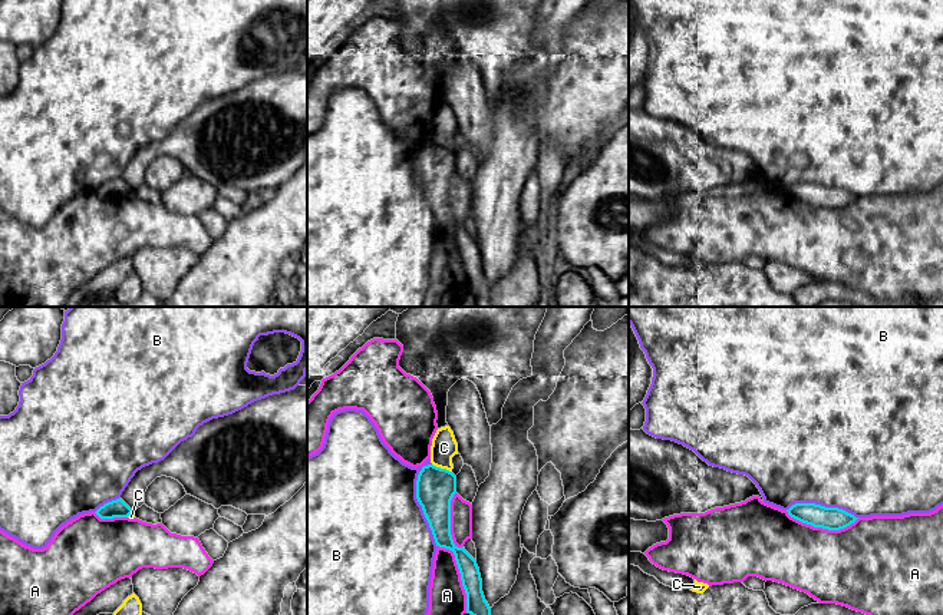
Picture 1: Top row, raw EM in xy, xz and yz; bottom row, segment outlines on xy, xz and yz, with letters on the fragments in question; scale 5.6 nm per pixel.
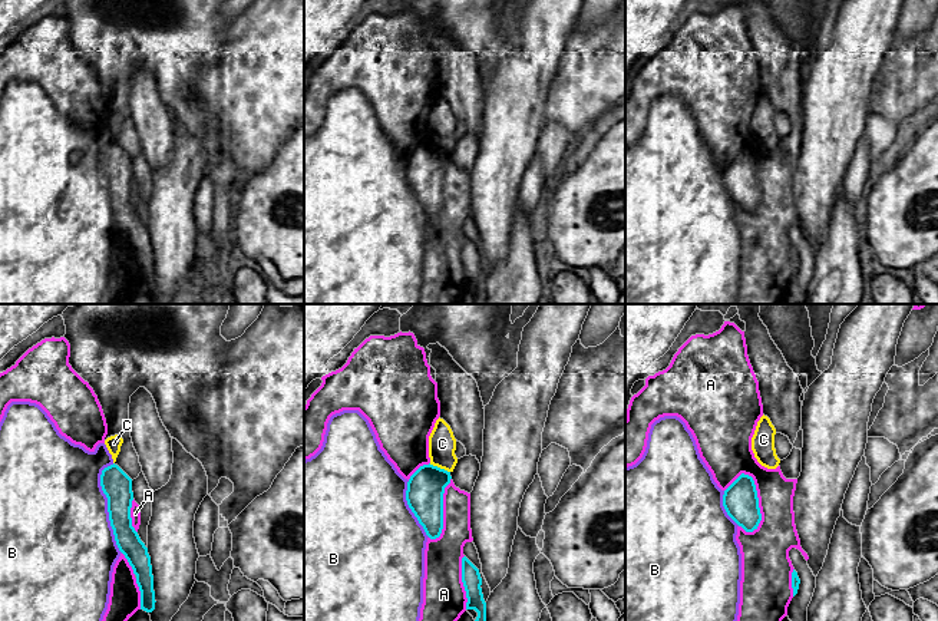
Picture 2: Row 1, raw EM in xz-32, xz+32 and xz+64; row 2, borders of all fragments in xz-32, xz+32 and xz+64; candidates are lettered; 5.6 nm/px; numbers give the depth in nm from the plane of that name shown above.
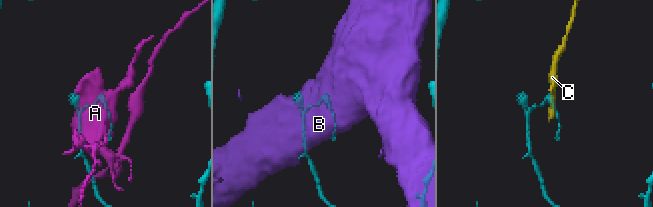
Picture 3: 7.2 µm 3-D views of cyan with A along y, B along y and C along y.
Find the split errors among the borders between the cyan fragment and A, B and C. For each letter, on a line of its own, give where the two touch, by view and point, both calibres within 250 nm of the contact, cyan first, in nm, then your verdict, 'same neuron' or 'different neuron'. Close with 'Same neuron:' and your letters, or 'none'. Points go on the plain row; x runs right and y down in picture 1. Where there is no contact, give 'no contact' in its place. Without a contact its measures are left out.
A: contact xz (461, 254); calibres 120 and 200 nm; different neuron
B: contact xz (419, 182); calibres 220 and 500 nm; different neuron
C: contact xz (442, 148); calibres 220 and 150 nm; different neuron
Same neuron: none

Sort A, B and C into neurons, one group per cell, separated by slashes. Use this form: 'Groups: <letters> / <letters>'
Groups: A / B / C

